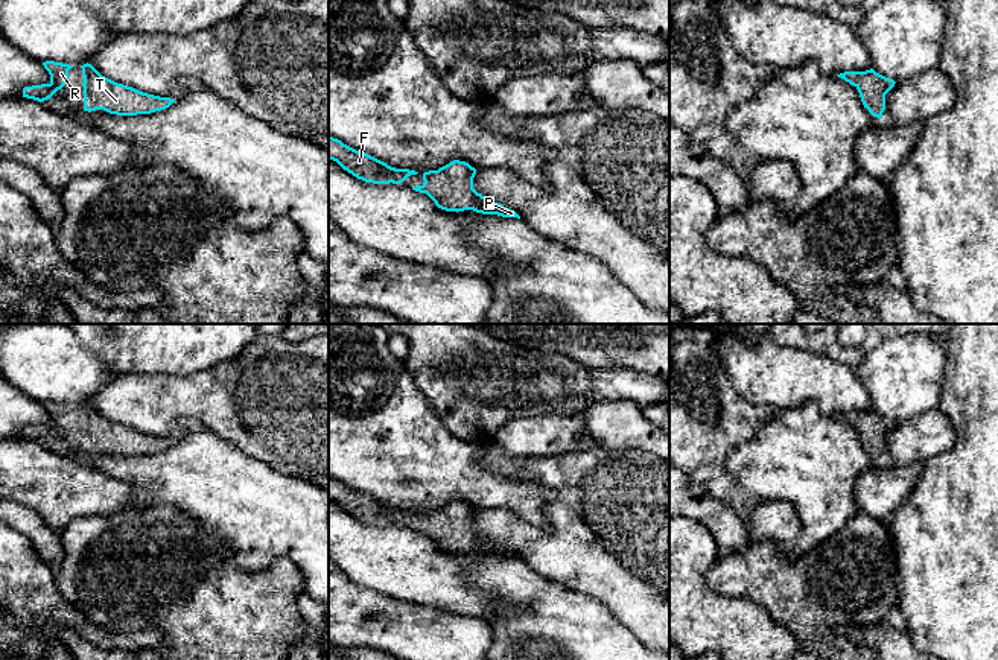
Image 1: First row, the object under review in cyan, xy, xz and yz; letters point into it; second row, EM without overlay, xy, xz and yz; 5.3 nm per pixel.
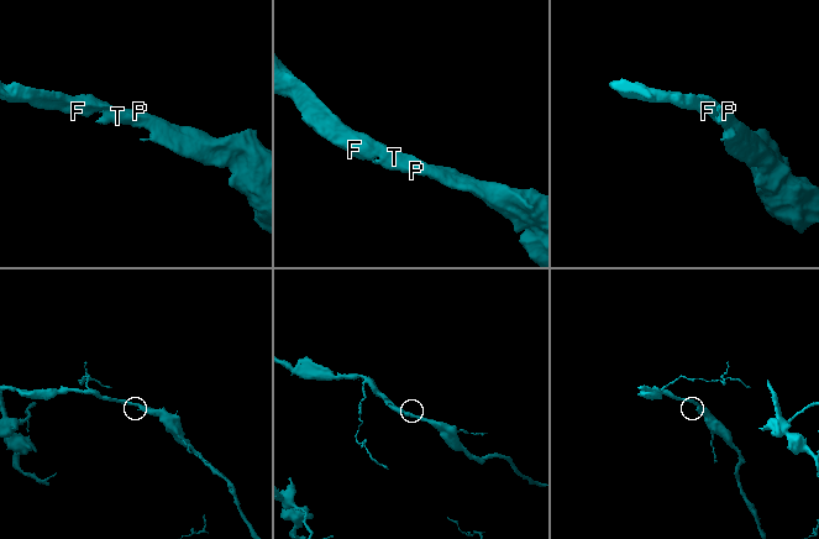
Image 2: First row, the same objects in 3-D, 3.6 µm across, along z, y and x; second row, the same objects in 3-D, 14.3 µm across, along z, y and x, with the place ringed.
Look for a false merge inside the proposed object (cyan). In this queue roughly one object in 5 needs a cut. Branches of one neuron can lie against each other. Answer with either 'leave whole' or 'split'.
leave whole

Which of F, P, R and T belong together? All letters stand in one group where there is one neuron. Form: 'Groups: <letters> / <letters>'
Groups: F P R T

